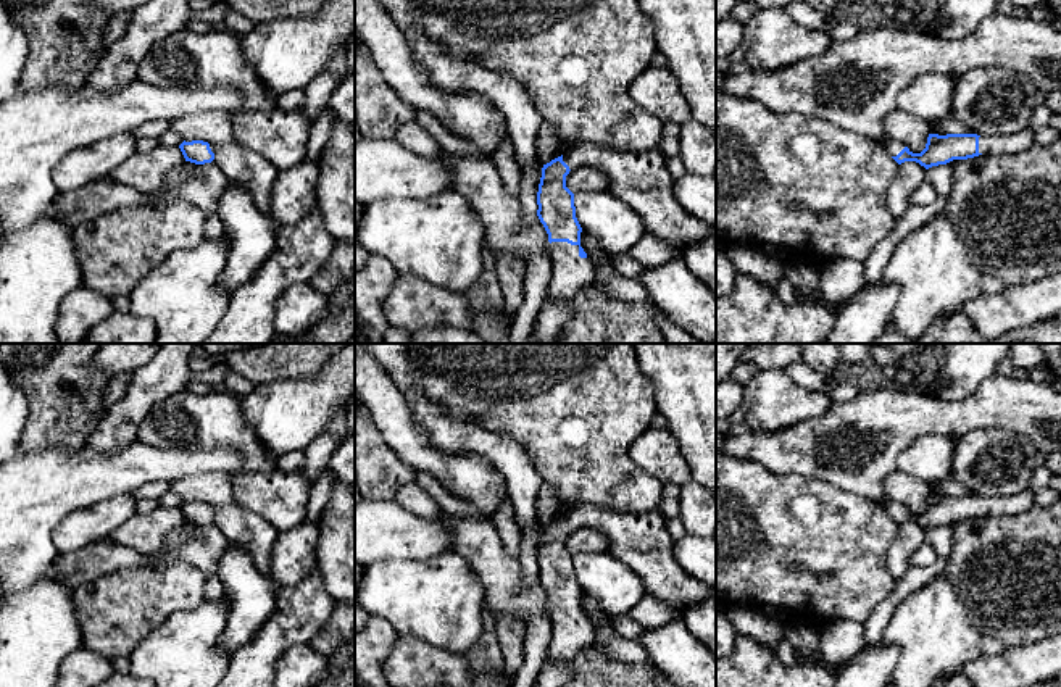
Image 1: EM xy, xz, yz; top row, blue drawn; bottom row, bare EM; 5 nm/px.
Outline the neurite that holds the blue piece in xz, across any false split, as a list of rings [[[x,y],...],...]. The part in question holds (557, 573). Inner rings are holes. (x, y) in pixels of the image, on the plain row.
[[[593,505],[577,506],[543,526],[537,553],[537,577],[548,595],[550,618],[553,621],[553,637],[547,650],[547,656],[553,661],[571,660],[584,647],[593,645],[597,640],[597,634],[580,608],[582,589],[576,579],[574,555],[566,548],[566,537],[580,526],[600,529],[610,542],[606,553],[629,566],[640,577],[647,593],[668,603],[671,608],[685,613],[716,595],[716,587],[695,581],[680,568],[674,553],[676,540],[668,532],[666,519],[658,511],[627,513]]]

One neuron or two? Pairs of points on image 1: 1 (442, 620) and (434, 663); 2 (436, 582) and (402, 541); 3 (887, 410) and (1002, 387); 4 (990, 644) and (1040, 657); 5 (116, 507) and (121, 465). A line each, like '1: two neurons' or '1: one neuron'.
1: two neurons
2: two neurons
3: one neuron
4: two neurons
5: two neurons

